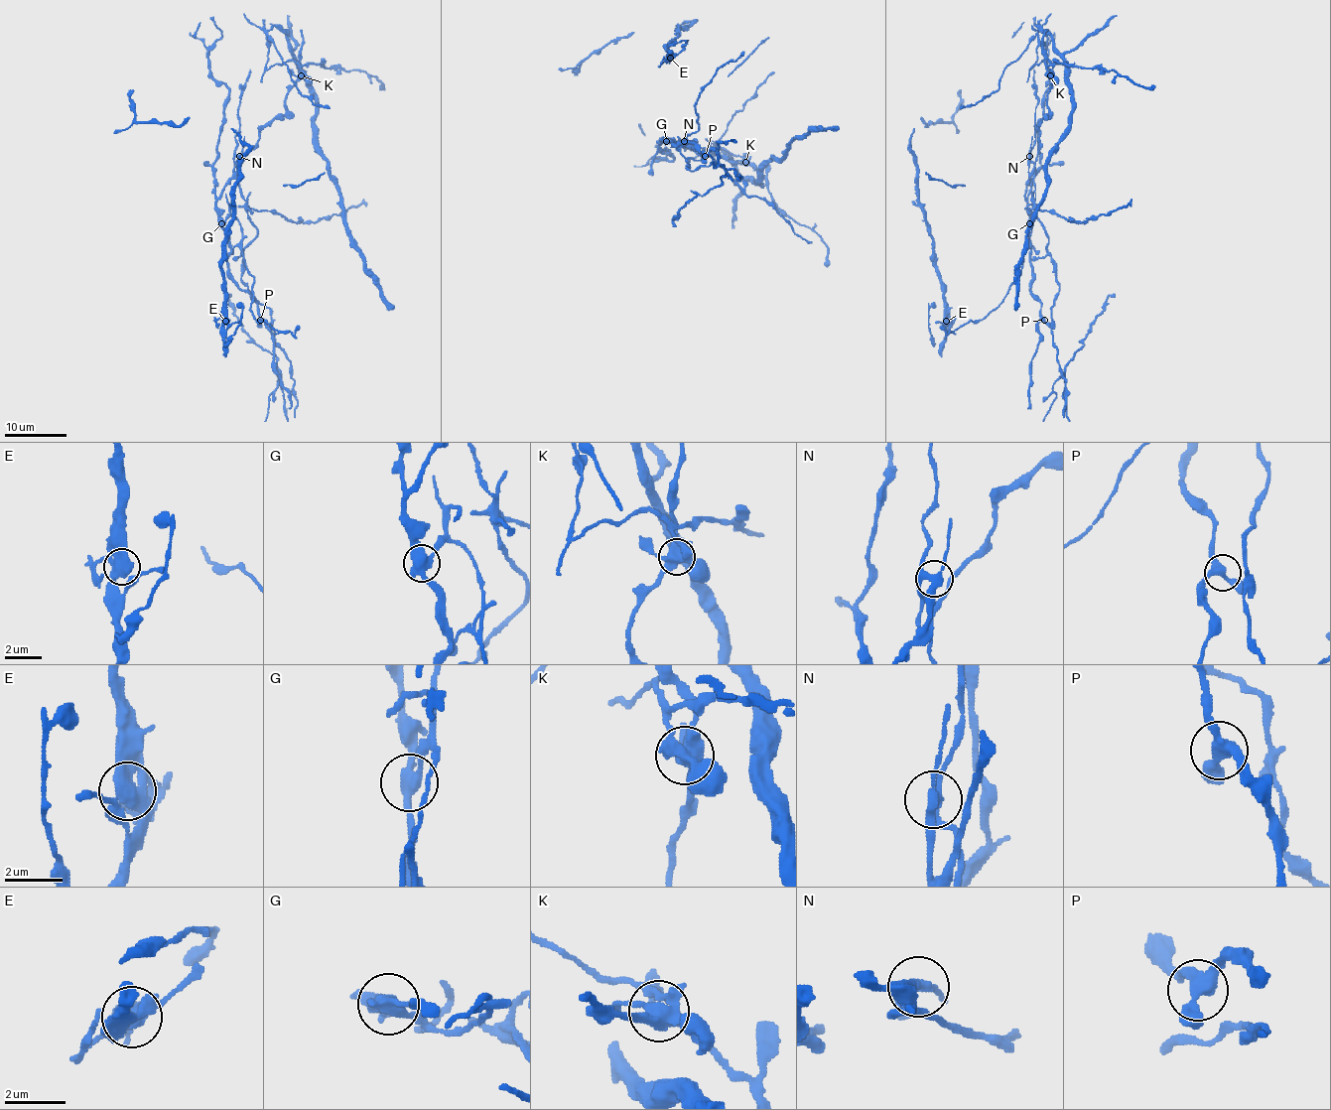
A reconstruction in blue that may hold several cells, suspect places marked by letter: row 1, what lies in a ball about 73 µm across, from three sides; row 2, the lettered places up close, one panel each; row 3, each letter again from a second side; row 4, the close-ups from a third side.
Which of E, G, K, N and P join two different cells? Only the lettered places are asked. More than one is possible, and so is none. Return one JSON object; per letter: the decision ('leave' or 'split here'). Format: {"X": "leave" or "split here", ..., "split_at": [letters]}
{"E": "leave", "G": "split here", "K": "split here", "N": "split here", "P": "leave", "split_at": ["G", "K", "N"]}

